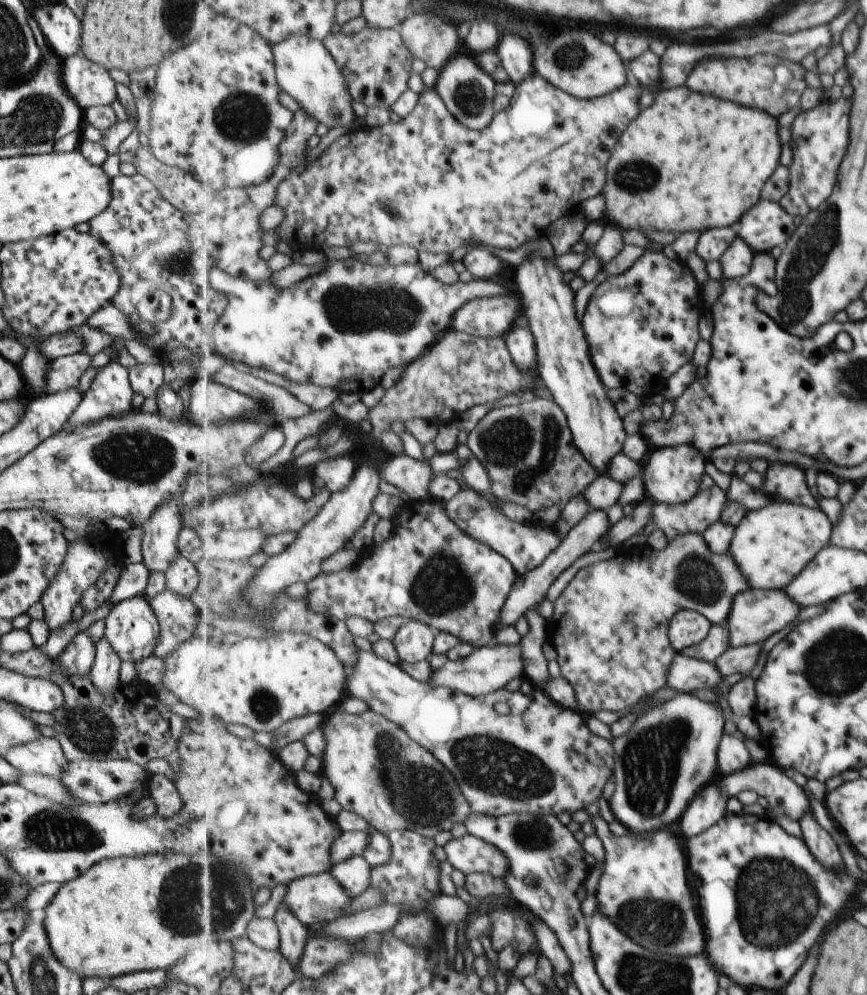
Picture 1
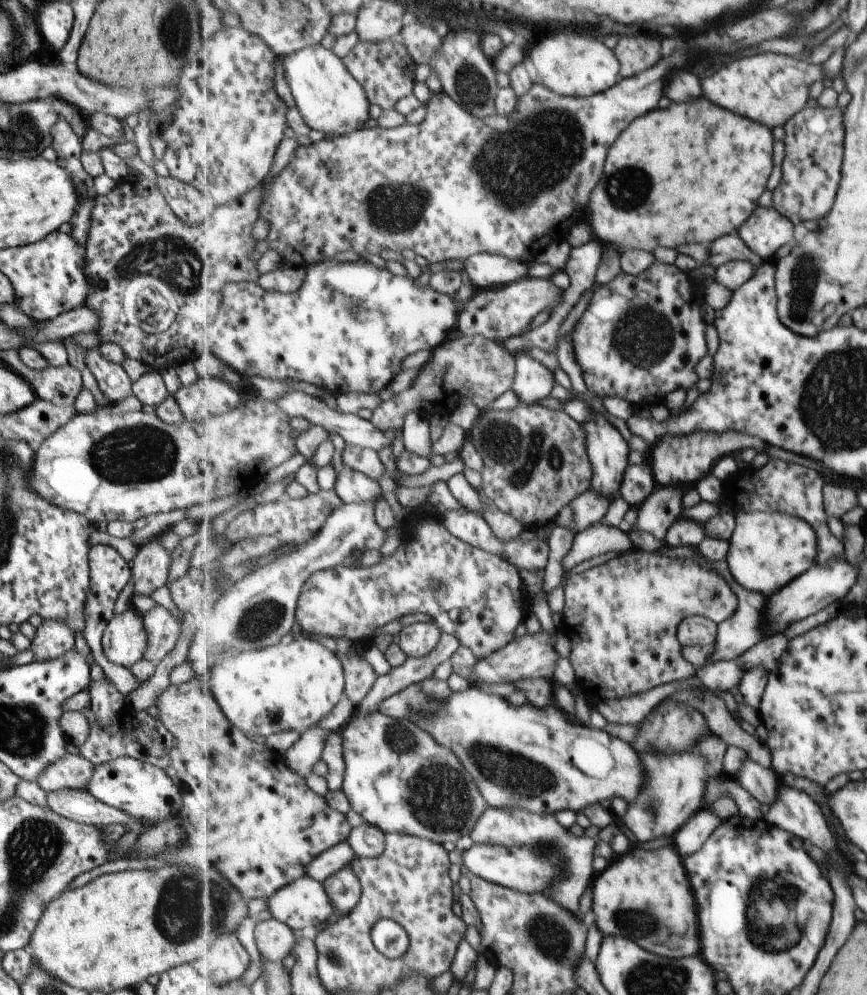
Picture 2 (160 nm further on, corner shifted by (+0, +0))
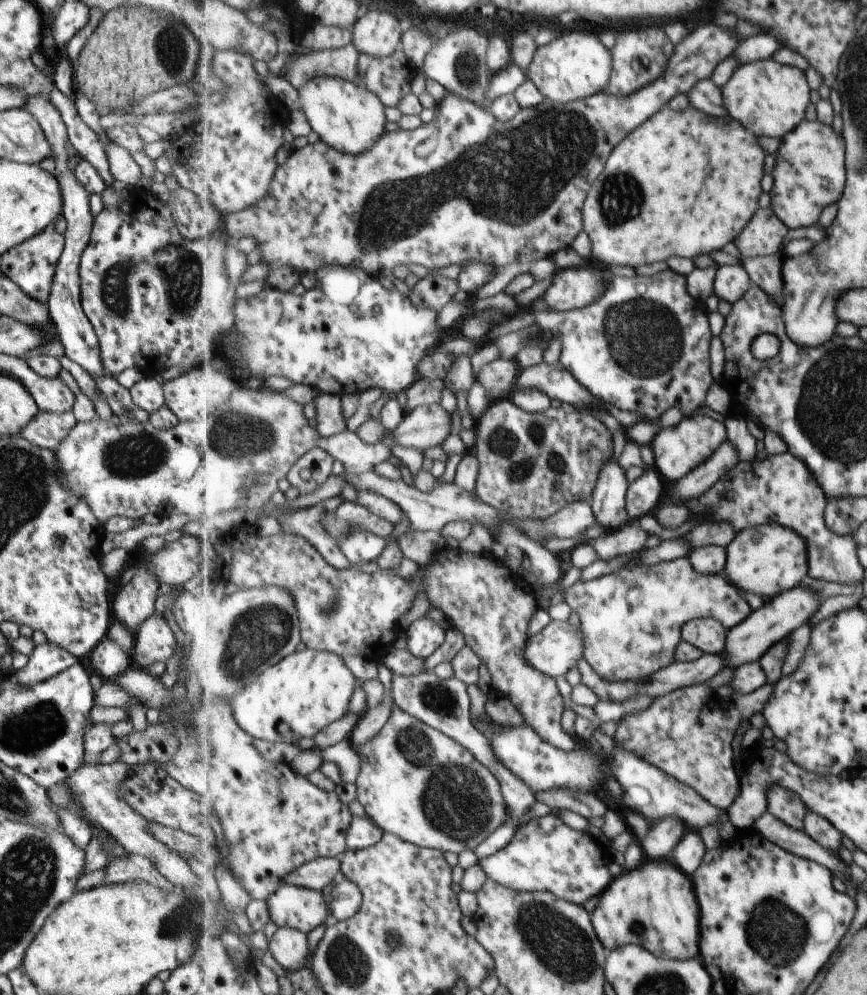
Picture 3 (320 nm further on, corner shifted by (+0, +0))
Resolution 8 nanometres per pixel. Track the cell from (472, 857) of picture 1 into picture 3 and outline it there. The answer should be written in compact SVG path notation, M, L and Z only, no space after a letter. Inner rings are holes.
M550 814L535 817L517 830L509 846L497 854L481 859L479 864L488 878L517 891L549 891L572 903L585 904L593 896L599 897L615 880L609 864L609 852L587 834L565 824Z

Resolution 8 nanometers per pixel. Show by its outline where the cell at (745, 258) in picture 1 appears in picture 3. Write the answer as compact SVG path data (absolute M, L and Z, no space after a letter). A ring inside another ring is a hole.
M723 265L717 268L714 280L714 294L719 301L734 305L744 298L753 286L752 277L741 265Z

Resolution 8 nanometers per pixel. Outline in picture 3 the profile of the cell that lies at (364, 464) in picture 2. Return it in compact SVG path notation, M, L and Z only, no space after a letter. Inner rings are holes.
M239 385L235 394L229 400L226 406L222 410L218 410L215 415L200 416L193 421L178 421L173 428L167 430L157 430L153 428L151 423L133 423L129 425L114 426L113 423L106 420L101 420L98 416L87 422L75 422L69 434L60 440L58 447L53 451L54 457L60 464L62 474L59 475L59 482L62 487L65 487L68 491L71 491L74 495L81 497L91 509L93 516L97 519L99 533L104 532L105 522L113 516L123 516L123 518L129 518L129 520L139 520L145 518L147 515L153 515L157 518L164 519L171 515L173 512L177 515L187 515L190 525L193 525L195 529L205 531L205 519L207 516L211 516L213 512L219 512L221 526L226 526L228 521L228 514L235 512L235 508L239 506L255 506L257 502L257 494L259 494L259 510L265 506L265 504L271 504L271 496L279 490L279 480L281 478L287 478L289 471L296 466L298 460L309 451L316 449L317 447L326 450L331 453L335 459L339 460L347 472L352 473L370 473L373 468L385 460L391 458L393 450L389 445L385 443L377 443L376 445L370 445L363 442L363 439L356 432L349 432L345 430L329 432L327 435L319 428L313 428L311 422L307 419L307 416L303 414L303 405L295 400L291 400L289 396L283 394L283 391L277 392L269 388L249 389L248 387Z

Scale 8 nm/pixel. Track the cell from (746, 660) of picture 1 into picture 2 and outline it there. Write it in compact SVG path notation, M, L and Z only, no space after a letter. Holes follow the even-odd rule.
M784 633L763 638L751 650L743 656L735 659L738 663L746 666L746 672L756 666L763 665L769 671L775 671L780 667L782 659L790 650L791 639Z

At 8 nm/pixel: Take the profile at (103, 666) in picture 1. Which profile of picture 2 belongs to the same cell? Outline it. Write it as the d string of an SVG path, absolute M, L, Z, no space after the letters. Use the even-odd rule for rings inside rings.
M104 675L103 678L87 687L90 694L90 711L96 722L101 727L106 727L122 707L125 697L115 690Z

